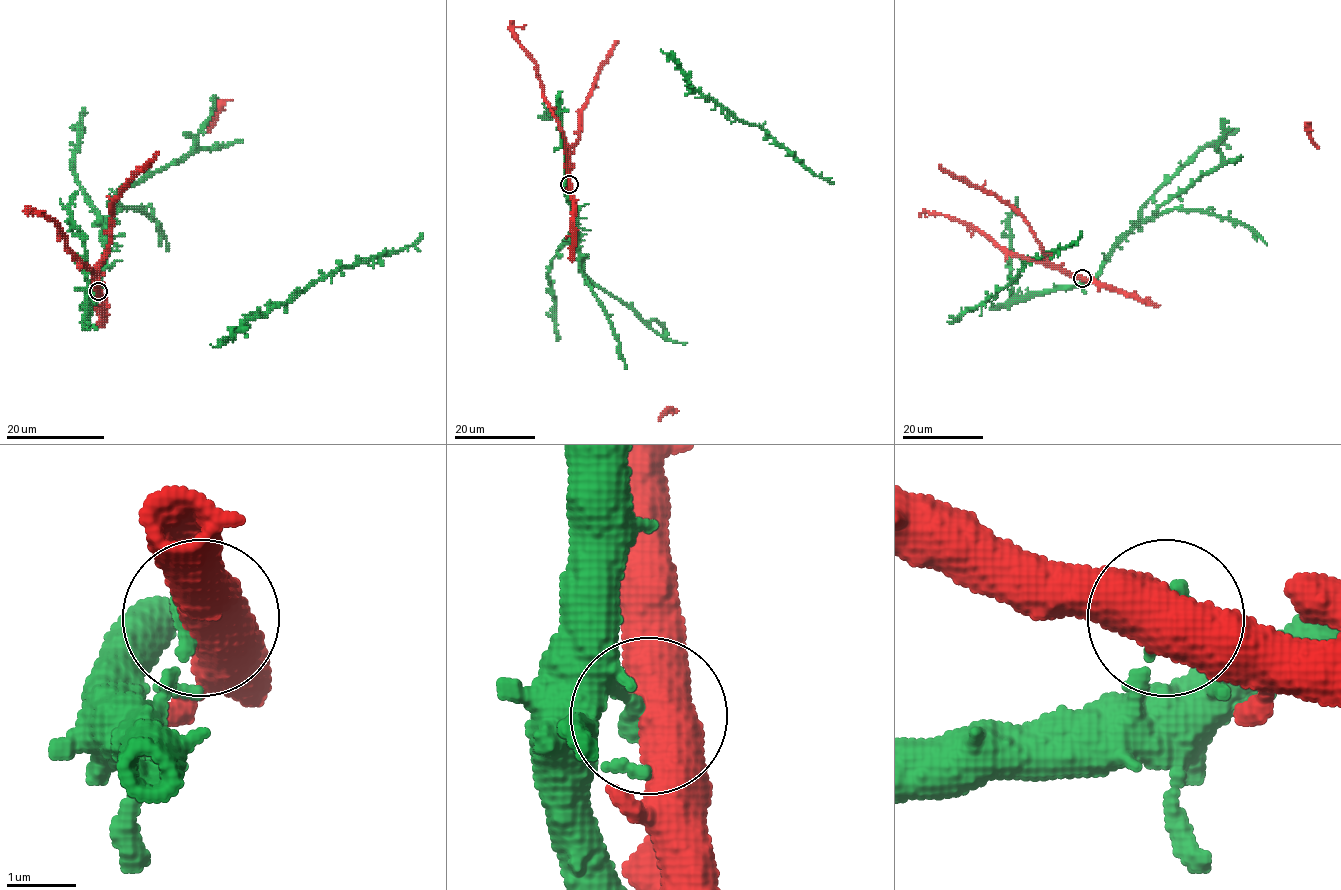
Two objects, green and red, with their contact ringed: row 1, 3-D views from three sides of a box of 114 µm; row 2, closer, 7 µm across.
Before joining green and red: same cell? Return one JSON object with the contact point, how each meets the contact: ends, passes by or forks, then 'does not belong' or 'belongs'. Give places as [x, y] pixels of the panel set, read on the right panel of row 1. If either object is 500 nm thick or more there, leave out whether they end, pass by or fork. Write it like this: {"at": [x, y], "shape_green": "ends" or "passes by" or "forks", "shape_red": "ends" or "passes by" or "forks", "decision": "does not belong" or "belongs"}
{"at": [1082, 278], "decision": "does not belong"}

